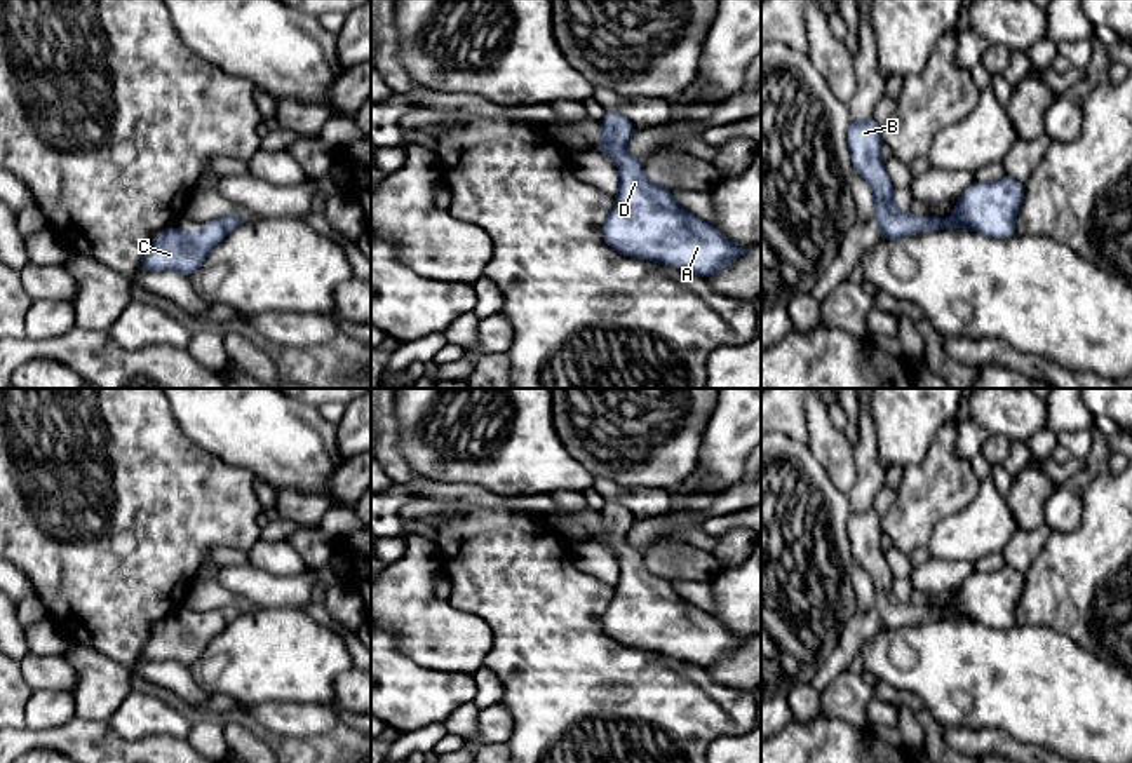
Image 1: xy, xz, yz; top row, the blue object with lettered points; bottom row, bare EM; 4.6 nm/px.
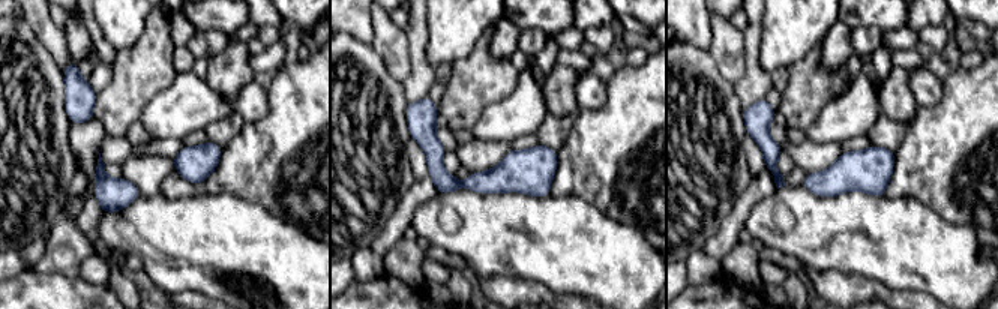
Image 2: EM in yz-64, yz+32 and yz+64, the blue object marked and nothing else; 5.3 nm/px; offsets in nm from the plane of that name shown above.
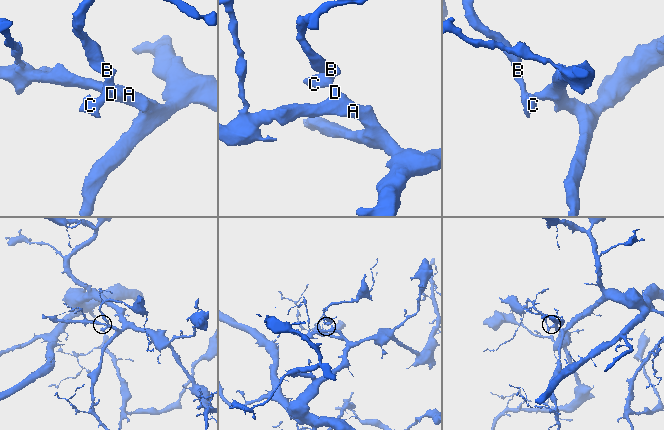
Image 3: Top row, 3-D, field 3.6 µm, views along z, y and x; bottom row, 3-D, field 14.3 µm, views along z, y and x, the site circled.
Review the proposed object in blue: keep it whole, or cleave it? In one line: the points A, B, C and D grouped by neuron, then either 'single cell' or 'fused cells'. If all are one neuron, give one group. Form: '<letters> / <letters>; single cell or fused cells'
A B C D; single cell

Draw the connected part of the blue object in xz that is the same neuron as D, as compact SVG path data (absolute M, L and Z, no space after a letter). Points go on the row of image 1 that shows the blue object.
M606 111L601 120L603 139L596 150L618 160L620 186L613 209L601 226L603 240L613 251L639 260L676 267L700 277L711 277L744 256L749 249L733 244L712 223L683 209L672 192L653 185L643 169L643 160L625 153L636 125L618 111Z

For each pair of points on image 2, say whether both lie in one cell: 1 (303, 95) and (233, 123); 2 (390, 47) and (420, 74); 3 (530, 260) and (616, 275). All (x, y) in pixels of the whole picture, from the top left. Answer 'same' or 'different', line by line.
1: different
2: different
3: same

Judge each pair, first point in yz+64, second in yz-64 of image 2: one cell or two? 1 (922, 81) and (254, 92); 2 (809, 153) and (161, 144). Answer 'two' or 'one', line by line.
1: one
2: one

